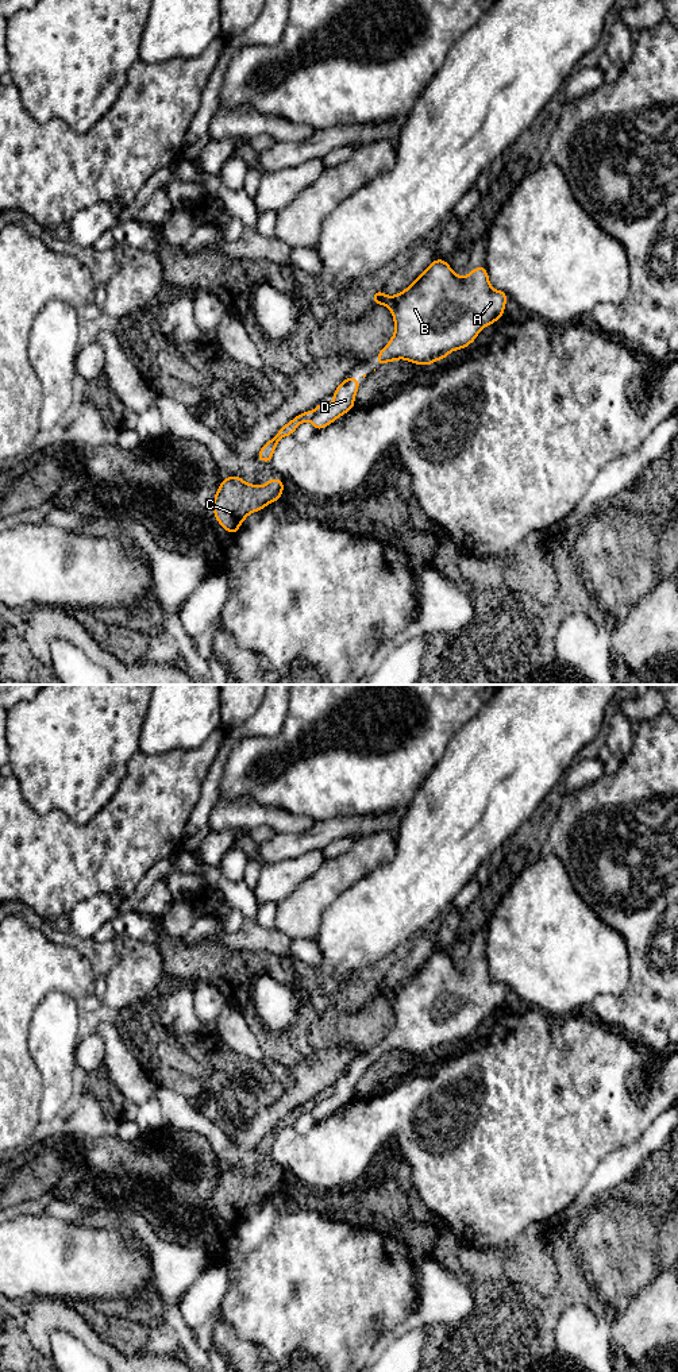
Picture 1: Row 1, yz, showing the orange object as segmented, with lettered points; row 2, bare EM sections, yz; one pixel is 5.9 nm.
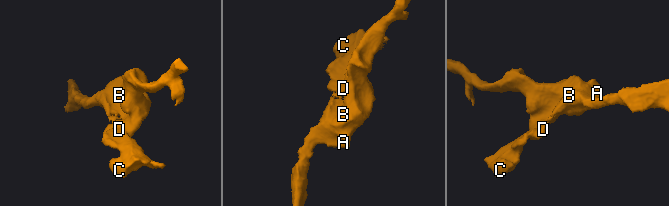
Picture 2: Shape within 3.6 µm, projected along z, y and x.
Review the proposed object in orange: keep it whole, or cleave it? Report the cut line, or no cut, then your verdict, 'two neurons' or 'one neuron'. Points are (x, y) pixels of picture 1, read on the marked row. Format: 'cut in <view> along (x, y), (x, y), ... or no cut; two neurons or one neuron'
cut in yz along (312, 411), (309, 420); two neurons

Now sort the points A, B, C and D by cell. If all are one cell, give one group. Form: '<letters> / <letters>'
A B D / C

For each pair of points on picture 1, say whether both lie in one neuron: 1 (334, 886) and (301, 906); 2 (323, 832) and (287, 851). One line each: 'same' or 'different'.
1: same
2: same

